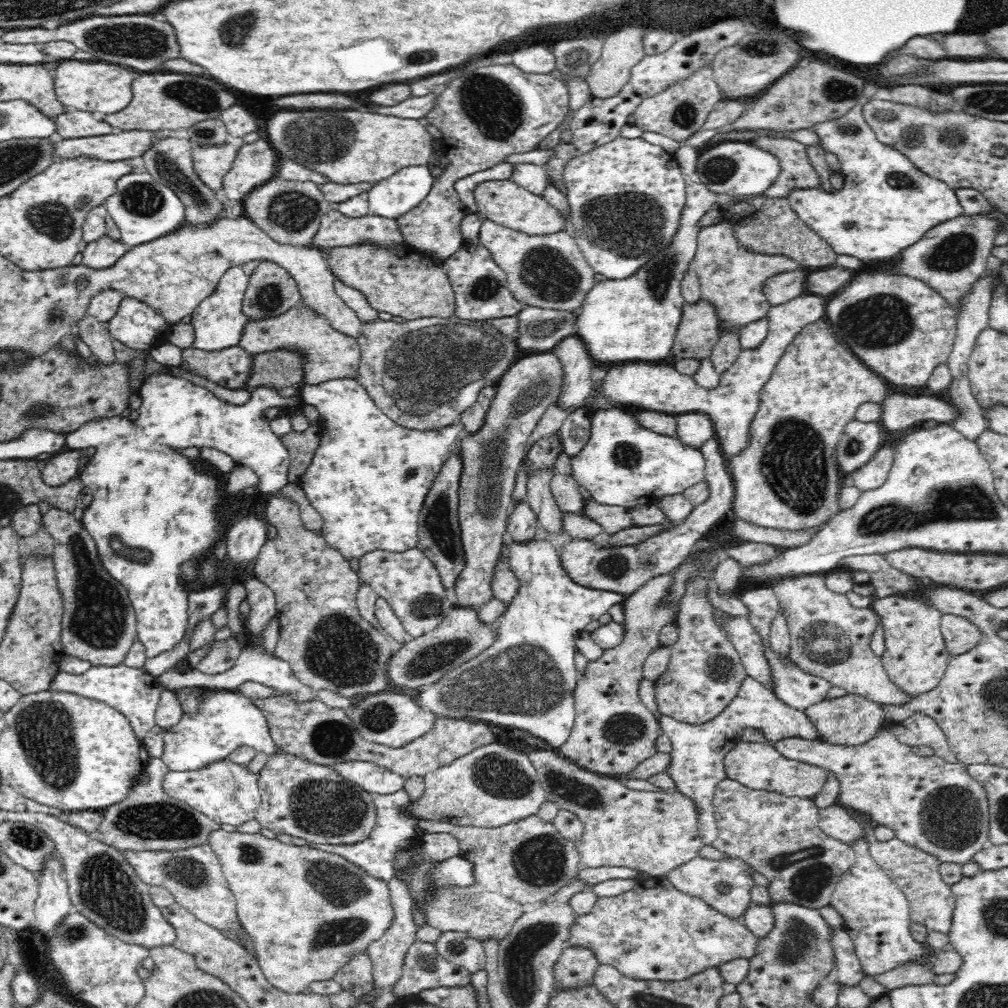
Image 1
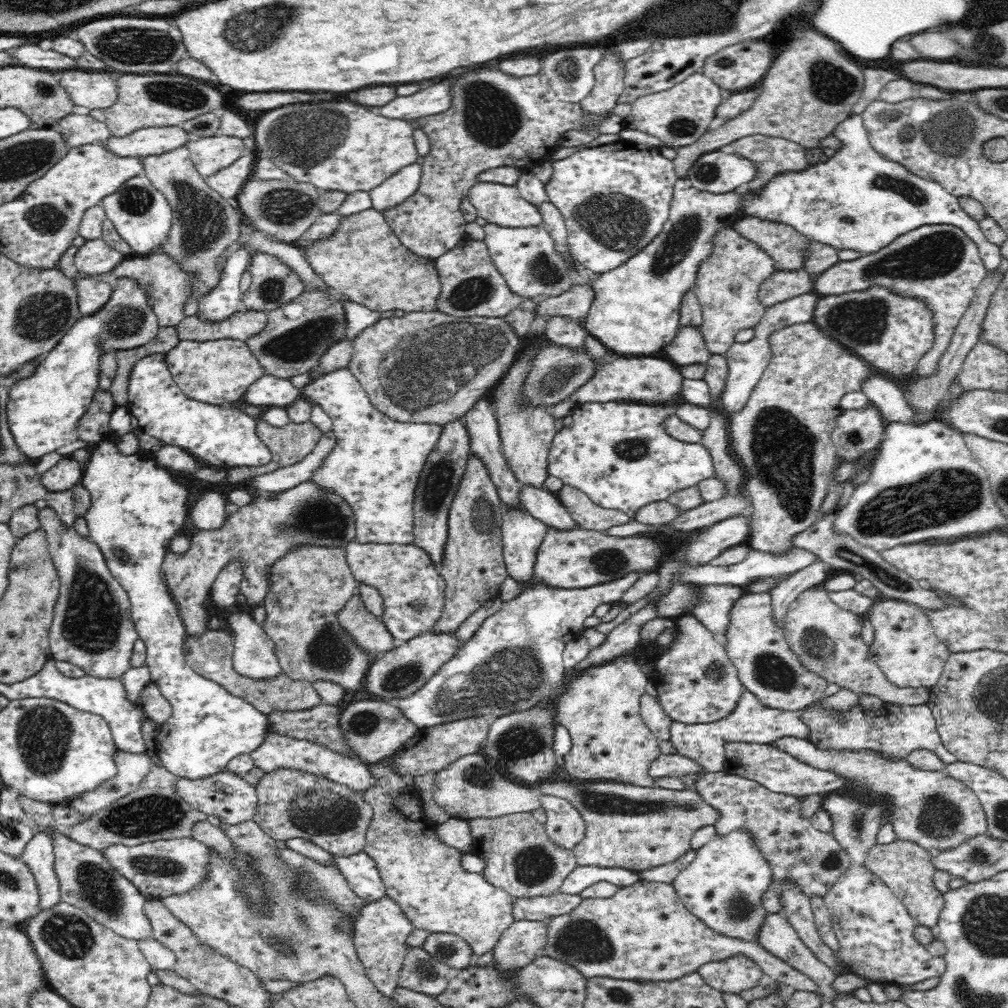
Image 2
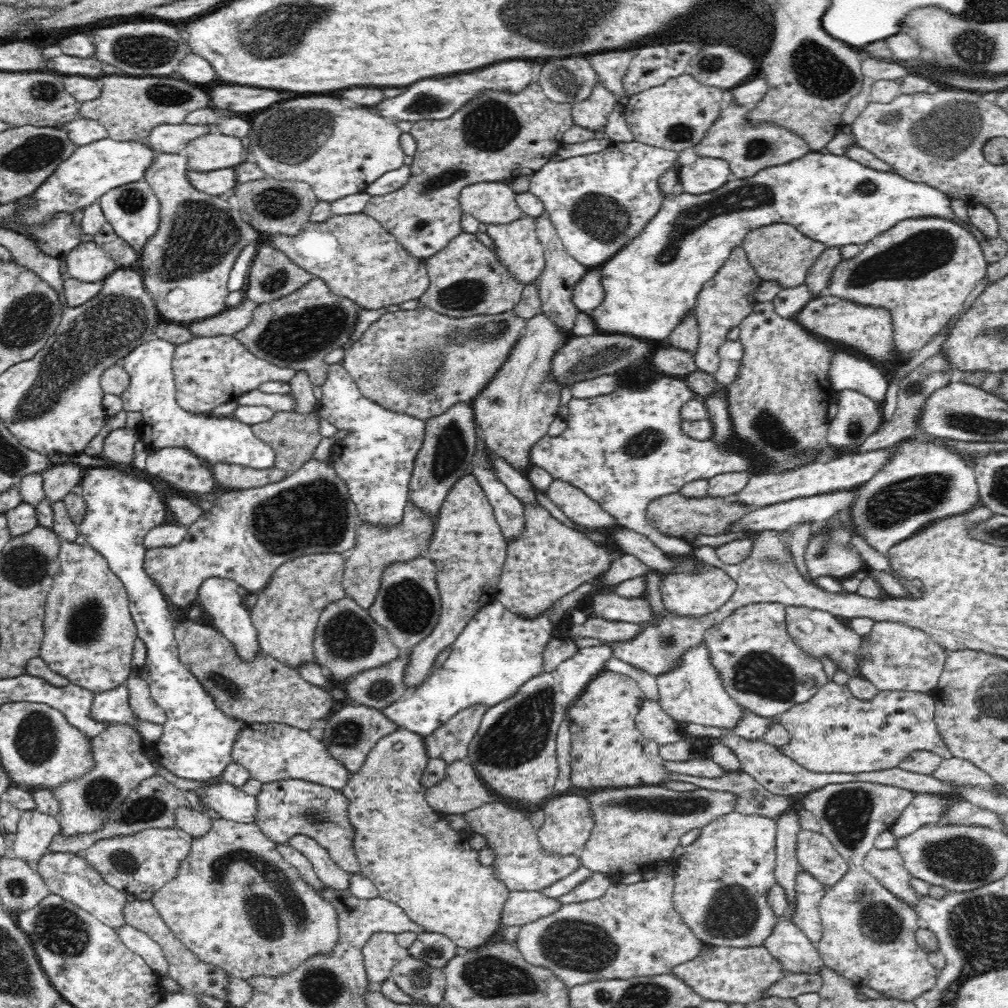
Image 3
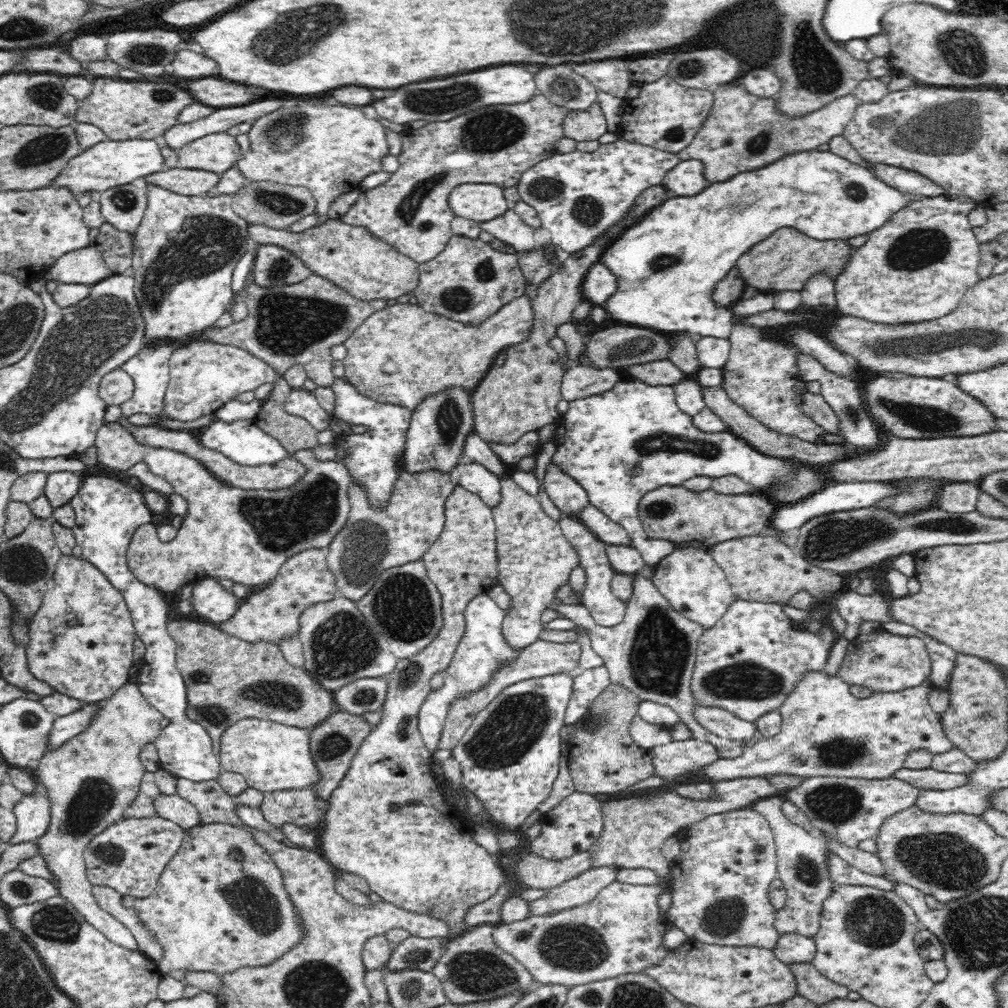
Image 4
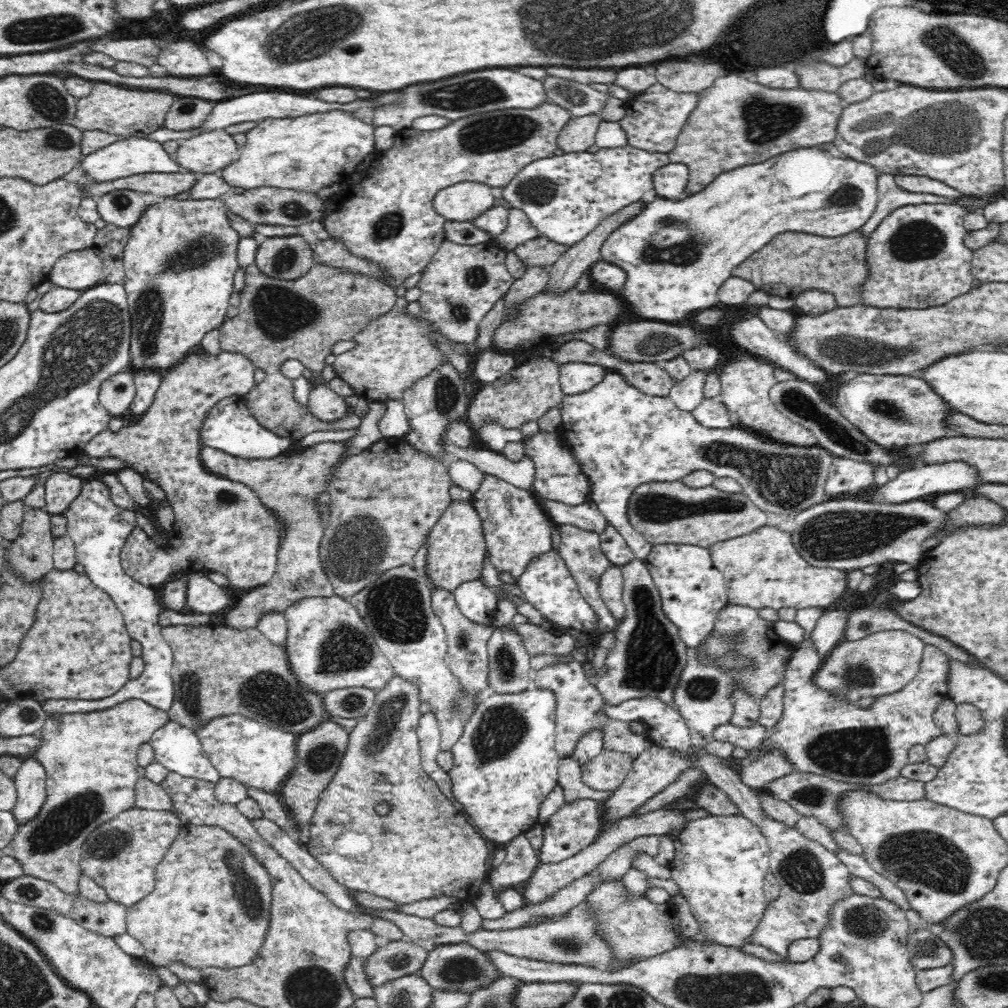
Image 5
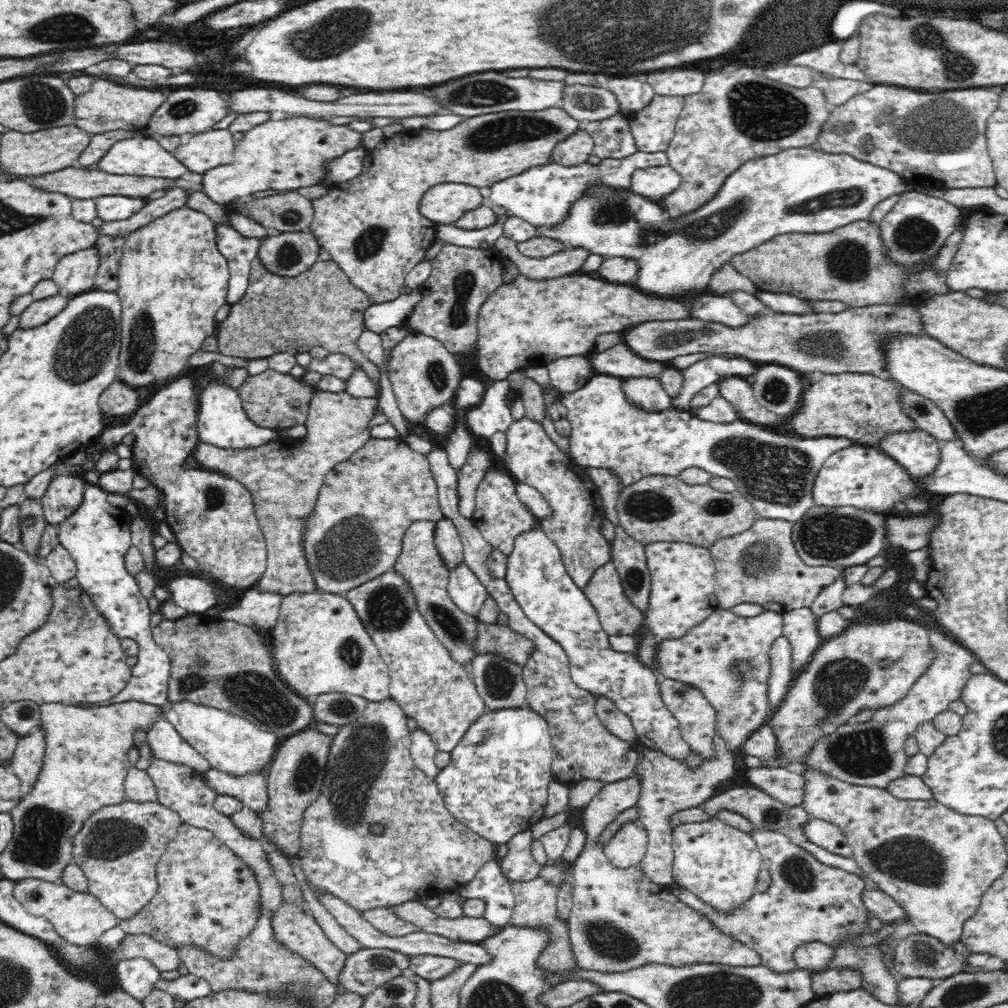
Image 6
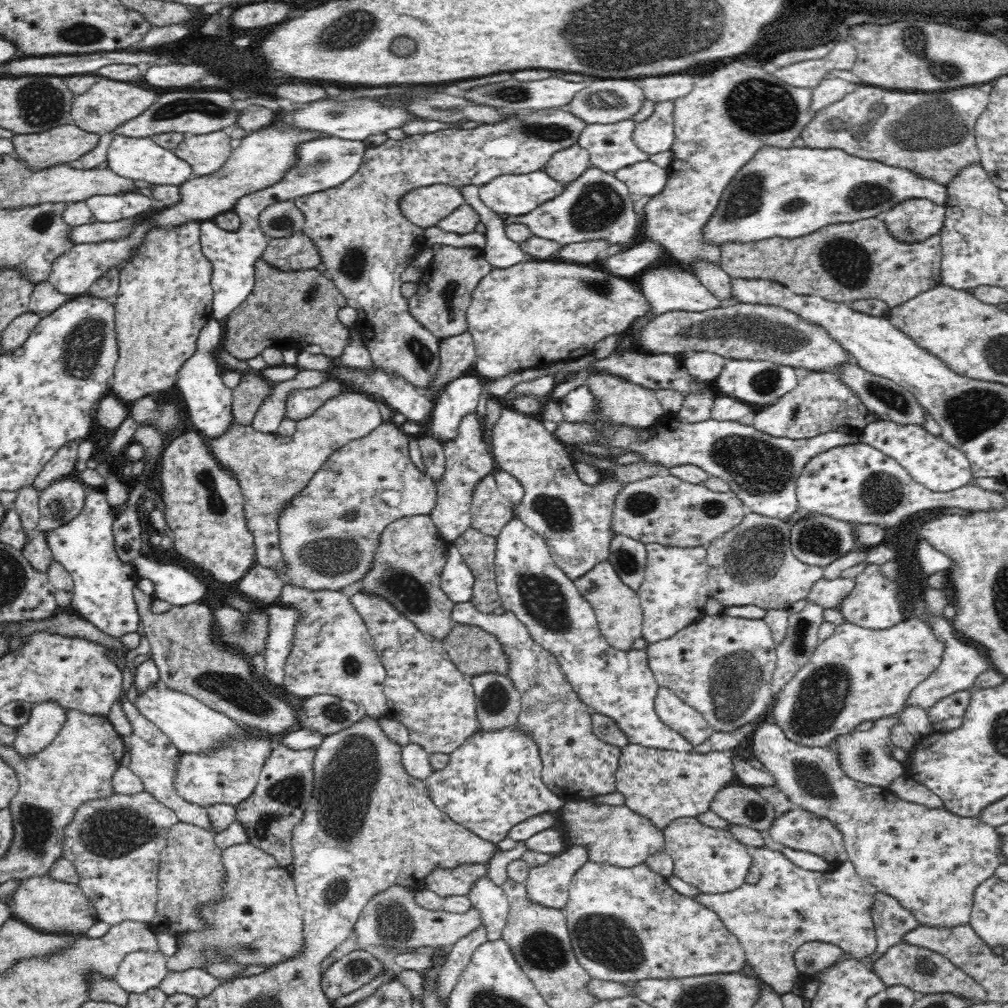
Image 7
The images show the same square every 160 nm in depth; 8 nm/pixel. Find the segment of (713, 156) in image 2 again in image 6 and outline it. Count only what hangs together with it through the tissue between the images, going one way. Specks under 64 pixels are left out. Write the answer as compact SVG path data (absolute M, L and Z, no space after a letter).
M656 166L634 173L632 192L644 198L659 201L673 194L682 184L682 177L667 166Z

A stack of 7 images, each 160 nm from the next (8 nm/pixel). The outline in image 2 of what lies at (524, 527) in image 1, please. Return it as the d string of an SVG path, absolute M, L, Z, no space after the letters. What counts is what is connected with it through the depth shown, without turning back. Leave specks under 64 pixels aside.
M485 397L480 398L480 400L477 400L476 404L462 417L462 420L467 428L468 436L470 437L471 450L484 461L485 468L489 470L491 479L496 485L501 503L505 510L520 509L520 511L526 511L526 513L528 513L527 508L525 508L521 501L521 484L503 455L503 444L501 443L499 434L498 419L494 416L492 402Z

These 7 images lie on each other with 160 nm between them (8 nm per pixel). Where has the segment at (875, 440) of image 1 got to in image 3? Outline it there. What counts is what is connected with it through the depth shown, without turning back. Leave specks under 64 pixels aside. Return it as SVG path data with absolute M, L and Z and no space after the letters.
M841 390L840 401L838 402L838 412L829 422L827 441L830 446L840 451L855 452L855 448L864 444L866 439L872 434L876 434L883 424L883 416L880 413L880 404L872 400L868 395L856 390Z

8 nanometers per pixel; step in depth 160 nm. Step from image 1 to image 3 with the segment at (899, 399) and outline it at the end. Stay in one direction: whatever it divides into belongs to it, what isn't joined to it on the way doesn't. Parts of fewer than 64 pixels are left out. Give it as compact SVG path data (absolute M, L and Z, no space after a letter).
M836 351L829 368L829 382L834 391L856 390L880 403L885 400L891 384L870 360L860 360L850 354Z

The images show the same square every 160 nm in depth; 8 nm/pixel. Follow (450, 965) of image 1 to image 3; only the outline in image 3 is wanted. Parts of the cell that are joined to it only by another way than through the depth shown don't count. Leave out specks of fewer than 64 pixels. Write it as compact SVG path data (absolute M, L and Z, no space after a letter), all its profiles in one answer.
M409 953L391 970L394 982L412 998L427 1004L443 1002L446 988L445 974L442 967L426 964L420 958Z

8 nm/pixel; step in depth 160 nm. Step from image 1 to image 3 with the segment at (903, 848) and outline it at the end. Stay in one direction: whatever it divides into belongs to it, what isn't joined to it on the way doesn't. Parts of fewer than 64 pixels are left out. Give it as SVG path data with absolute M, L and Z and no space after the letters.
M874 846L868 851L862 863L862 868L879 880L882 886L919 912L924 896L916 892L911 885L912 880L916 878L906 870L902 855L896 846L892 848Z

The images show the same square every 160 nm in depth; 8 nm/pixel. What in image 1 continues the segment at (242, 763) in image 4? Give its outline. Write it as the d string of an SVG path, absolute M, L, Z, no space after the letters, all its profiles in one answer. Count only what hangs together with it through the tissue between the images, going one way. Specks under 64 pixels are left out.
M346 762L336 764L333 768L350 784L368 793L373 793L375 796L392 794L405 788L406 779L402 775L395 774L394 771L372 762Z

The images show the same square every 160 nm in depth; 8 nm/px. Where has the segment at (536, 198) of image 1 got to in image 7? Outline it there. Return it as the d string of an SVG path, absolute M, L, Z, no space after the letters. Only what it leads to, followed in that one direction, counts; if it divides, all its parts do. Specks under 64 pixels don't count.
M438 184L412 190L402 198L400 207L410 223L428 229L450 217L464 204L466 200L460 188Z

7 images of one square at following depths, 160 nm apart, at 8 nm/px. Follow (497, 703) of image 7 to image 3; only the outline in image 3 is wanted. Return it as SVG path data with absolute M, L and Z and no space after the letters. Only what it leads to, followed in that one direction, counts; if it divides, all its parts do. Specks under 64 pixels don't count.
M523 504L523 507L525 531L517 541L507 543L507 557L496 594L496 600L516 614L540 614L582 584L594 583L624 554L611 539L596 542L590 535L560 523L540 505Z

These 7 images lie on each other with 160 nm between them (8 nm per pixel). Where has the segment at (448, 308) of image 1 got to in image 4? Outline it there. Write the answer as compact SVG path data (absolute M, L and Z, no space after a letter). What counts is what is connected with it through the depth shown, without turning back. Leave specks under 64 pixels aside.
M328 219L316 227L294 233L266 225L250 224L249 238L260 245L274 245L294 253L314 274L320 275L362 301L396 300L414 295L418 288L419 264L398 252L391 244L370 233L366 227L353 226L340 219Z

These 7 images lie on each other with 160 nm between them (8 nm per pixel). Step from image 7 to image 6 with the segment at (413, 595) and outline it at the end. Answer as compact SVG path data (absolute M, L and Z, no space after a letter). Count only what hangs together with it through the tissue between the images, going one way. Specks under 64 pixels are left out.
M418 521L409 526L403 538L401 555L397 558L394 569L409 582L422 616L440 643L449 651L451 658L461 666L470 662L472 664L474 658L479 655L478 645L481 640L479 619L463 613L449 597L447 591L449 572L434 546L434 524L432 521Z

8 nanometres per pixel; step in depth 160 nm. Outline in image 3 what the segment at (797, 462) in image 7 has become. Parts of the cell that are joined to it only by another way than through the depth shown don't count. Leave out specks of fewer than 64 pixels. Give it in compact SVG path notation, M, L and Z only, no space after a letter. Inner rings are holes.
M666 376L658 378L657 380L652 380L644 386L618 386L614 392L610 394L603 394L594 398L574 398L569 401L567 404L569 412L568 416L565 417L565 420L568 424L568 427L561 436L550 436L546 435L544 438L541 438L531 450L531 464L539 466L544 470L547 470L552 478L555 478L559 481L564 481L570 483L572 486L579 488L587 494L590 498L593 498L606 512L609 512L616 520L617 526L624 529L630 529L644 536L647 536L652 542L656 543L658 548L661 548L661 551L668 556L686 556L693 555L693 548L683 538L680 537L670 537L668 534L660 532L657 528L654 528L649 524L647 518L645 517L645 512L647 506L650 504L650 501L654 499L665 497L666 495L672 493L679 493L680 489L688 484L689 482L695 480L708 480L717 474L726 474L730 472L744 472L750 468L750 459L746 458L744 454L740 454L740 451L731 450L730 447L718 447L712 439L706 439L705 441L699 441L698 439L692 438L681 432L681 423L682 417L680 416L681 408L684 406L685 402L689 400L698 399L698 401L703 400L702 396L696 394L688 385L687 382L680 377ZM622 554L601 577L595 580L592 585L592 590L584 594L581 599L577 600L577 604L573 609L584 610L586 604L592 606L593 596L597 595L600 591L606 589L614 591L621 582L645 575L649 571L649 568L635 556Z

